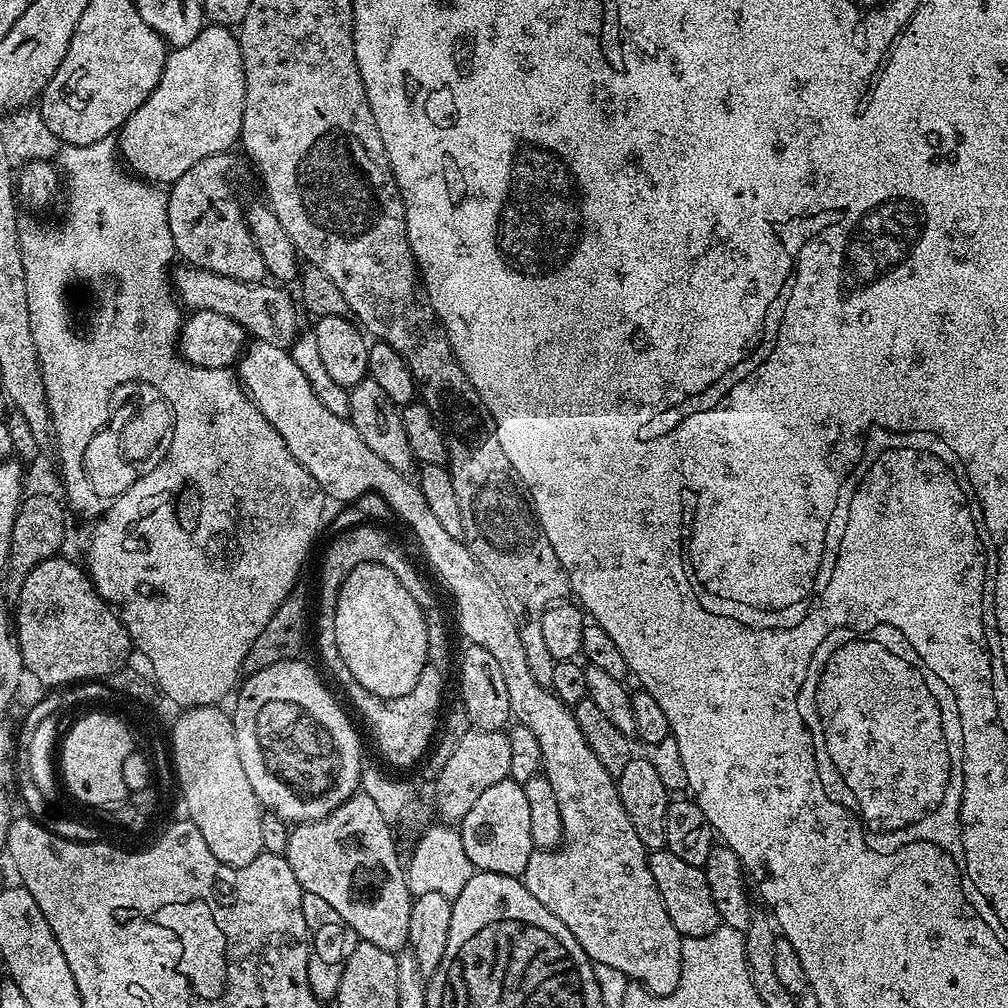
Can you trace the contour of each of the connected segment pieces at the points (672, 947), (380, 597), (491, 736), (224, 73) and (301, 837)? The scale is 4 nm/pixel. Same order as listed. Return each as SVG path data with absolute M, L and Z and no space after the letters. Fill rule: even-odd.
M256 340L245 347L243 356L238 361L238 376L245 392L251 396L260 413L282 434L282 442L294 454L294 458L322 486L325 497L332 496L339 502L351 502L367 492L377 492L386 498L393 517L401 520L406 527L412 528L428 564L440 575L442 583L448 587L452 600L456 603L456 620L460 623L460 632L468 639L469 645L477 644L482 650L490 650L490 655L498 662L502 670L502 679L506 682L506 695L510 698L510 710L515 723L526 726L526 730L534 733L538 747L542 749L540 763L542 775L554 786L554 795L558 797L558 811L562 814L562 830L564 838L559 848L551 850L533 850L530 862L526 862L523 882L526 890L574 934L578 946L593 964L614 966L614 970L622 970L629 981L643 986L647 992L655 996L664 996L676 989L678 969L682 966L682 954L678 951L678 933L674 930L674 922L668 920L666 906L662 906L662 894L658 894L658 886L654 886L654 874L650 874L648 865L649 849L642 846L634 825L622 806L622 798L616 789L616 780L598 762L598 754L590 750L590 742L582 738L582 730L578 730L576 713L569 705L563 704L552 693L551 687L540 684L534 674L530 674L530 665L526 662L526 652L522 650L522 638L517 617L512 615L500 589L484 575L484 569L470 554L463 540L450 538L448 531L438 522L437 516L430 510L426 498L422 498L422 490L415 479L405 473L394 470L394 466L386 466L366 442L354 430L351 420L337 418L330 414L322 402L318 402L318 394L308 381L308 373L298 362L294 362L291 351L279 348L265 340Z
M359 564L342 582L334 610L334 638L342 662L370 694L402 698L429 663L427 620L418 602L385 564Z
M469 730L466 738L458 742L454 754L444 760L447 765L443 769L442 778L435 781L436 808L440 811L439 818L444 822L458 822L478 802L482 790L494 786L494 782L509 779L510 770L510 742L503 731L481 732Z
M209 23L194 42L169 51L158 86L118 133L119 155L139 179L170 186L202 158L223 156L237 147L245 98L246 78L237 33Z
M360 790L329 816L295 825L288 834L286 855L301 888L334 906L360 940L399 953L408 943L414 897L404 877L402 856L400 860L396 853L392 830L377 803Z

